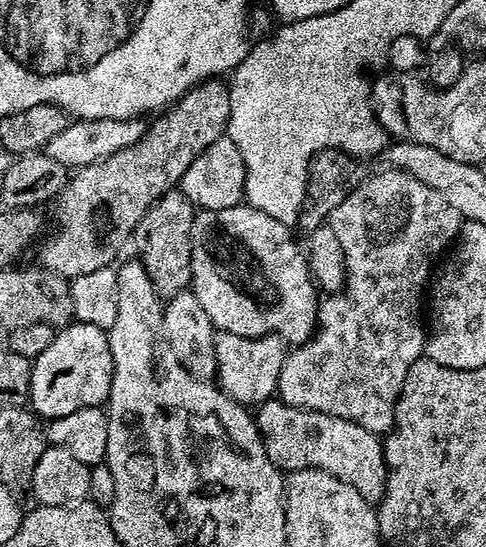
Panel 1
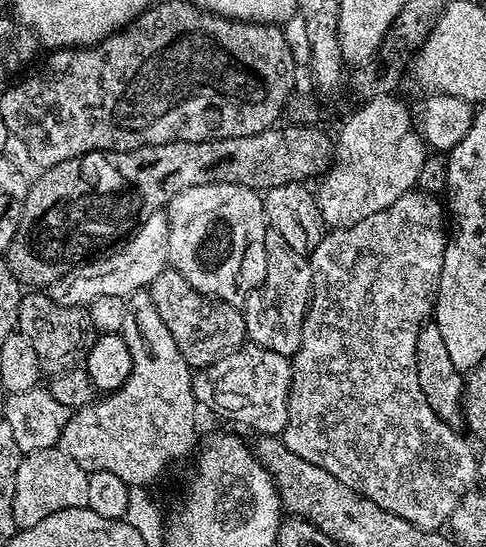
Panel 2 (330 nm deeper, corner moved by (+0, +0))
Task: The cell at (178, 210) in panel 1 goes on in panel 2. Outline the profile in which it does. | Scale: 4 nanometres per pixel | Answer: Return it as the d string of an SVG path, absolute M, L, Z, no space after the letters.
M164 269L149 285L148 293L162 322L173 335L178 350L194 370L213 364L225 352L240 347L247 339L244 313L237 305L206 297L190 286L176 269Z

